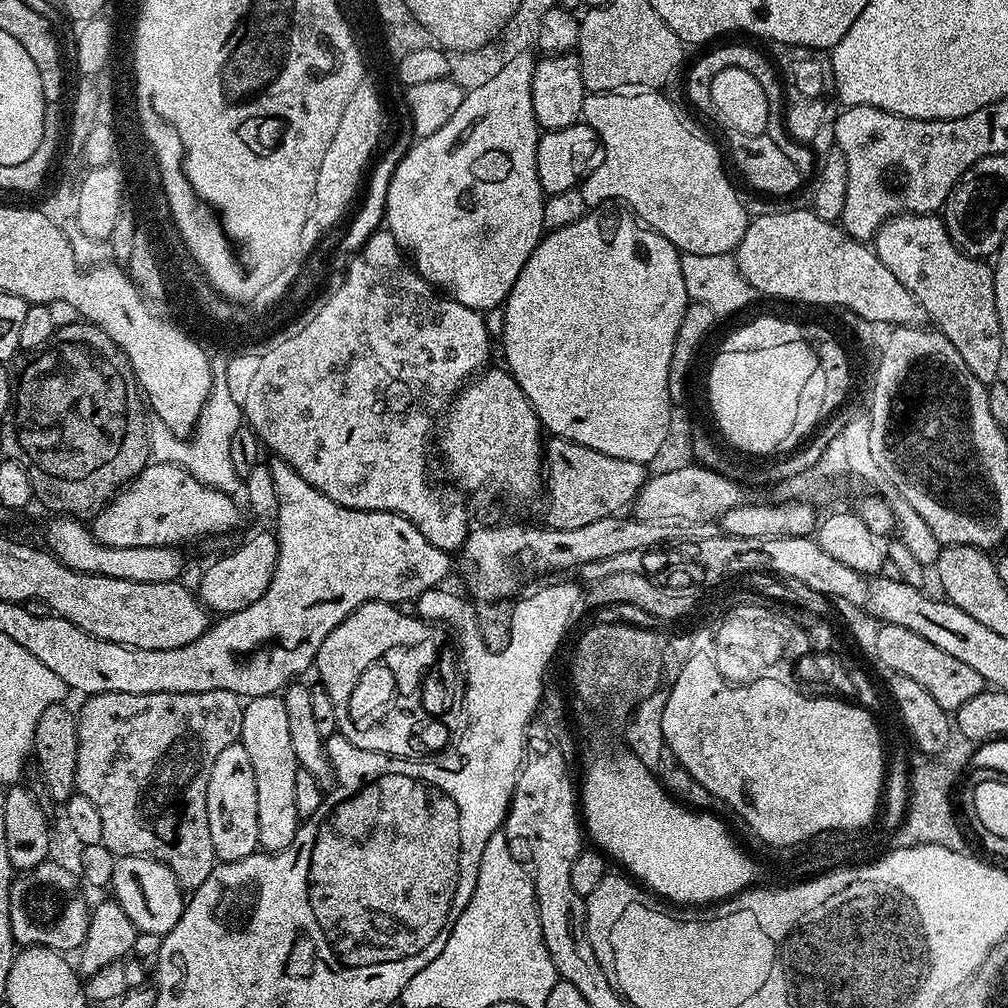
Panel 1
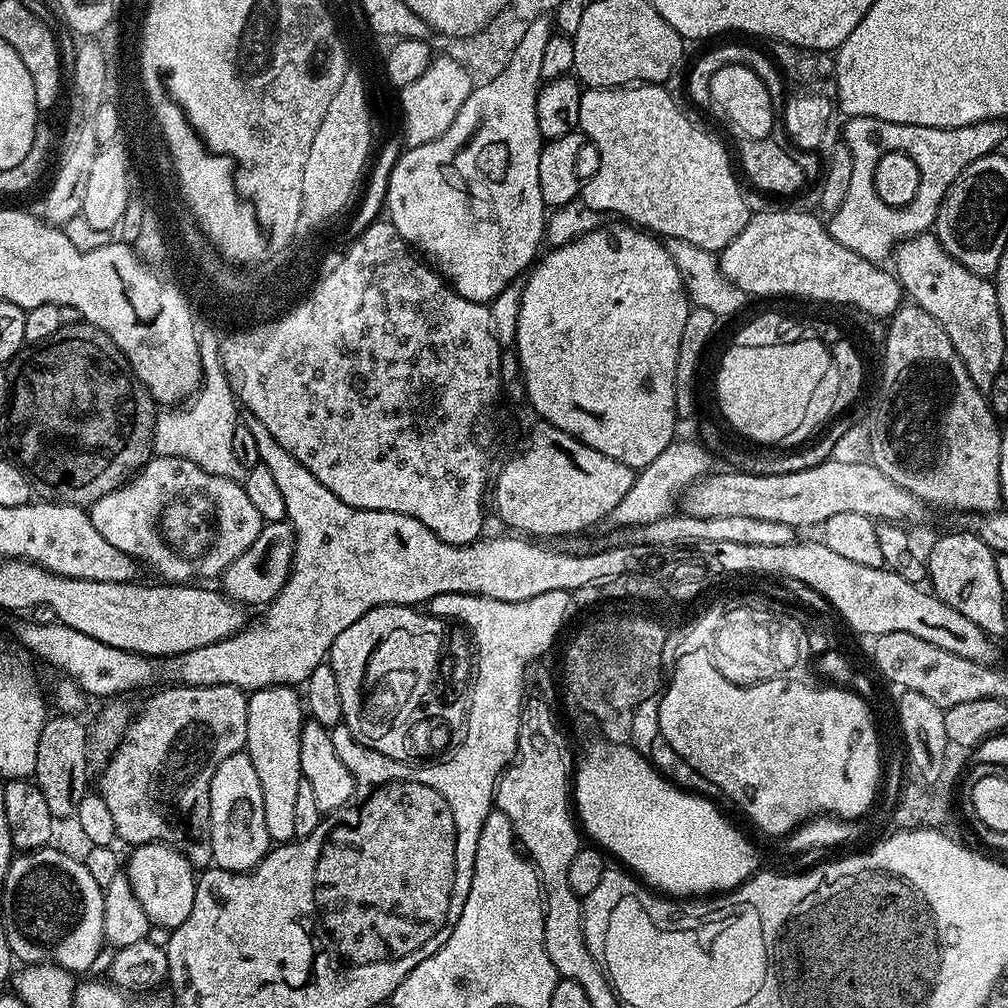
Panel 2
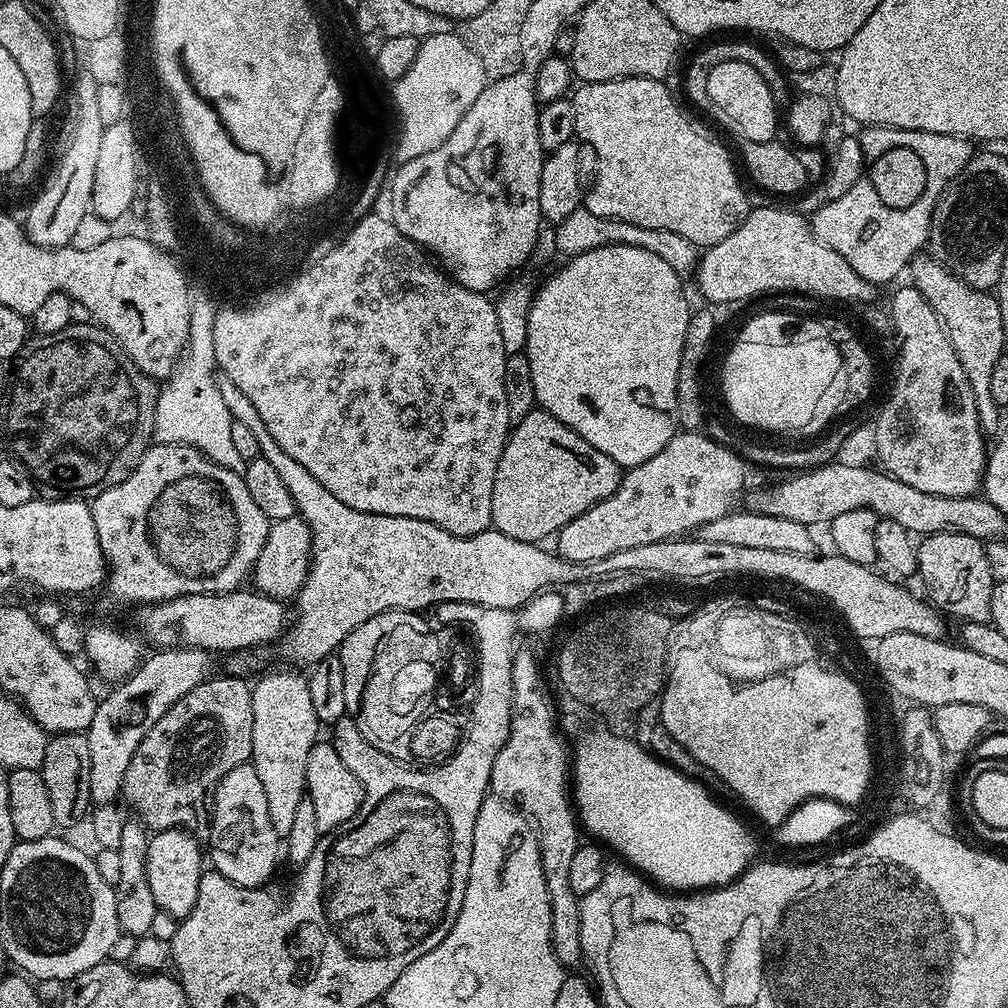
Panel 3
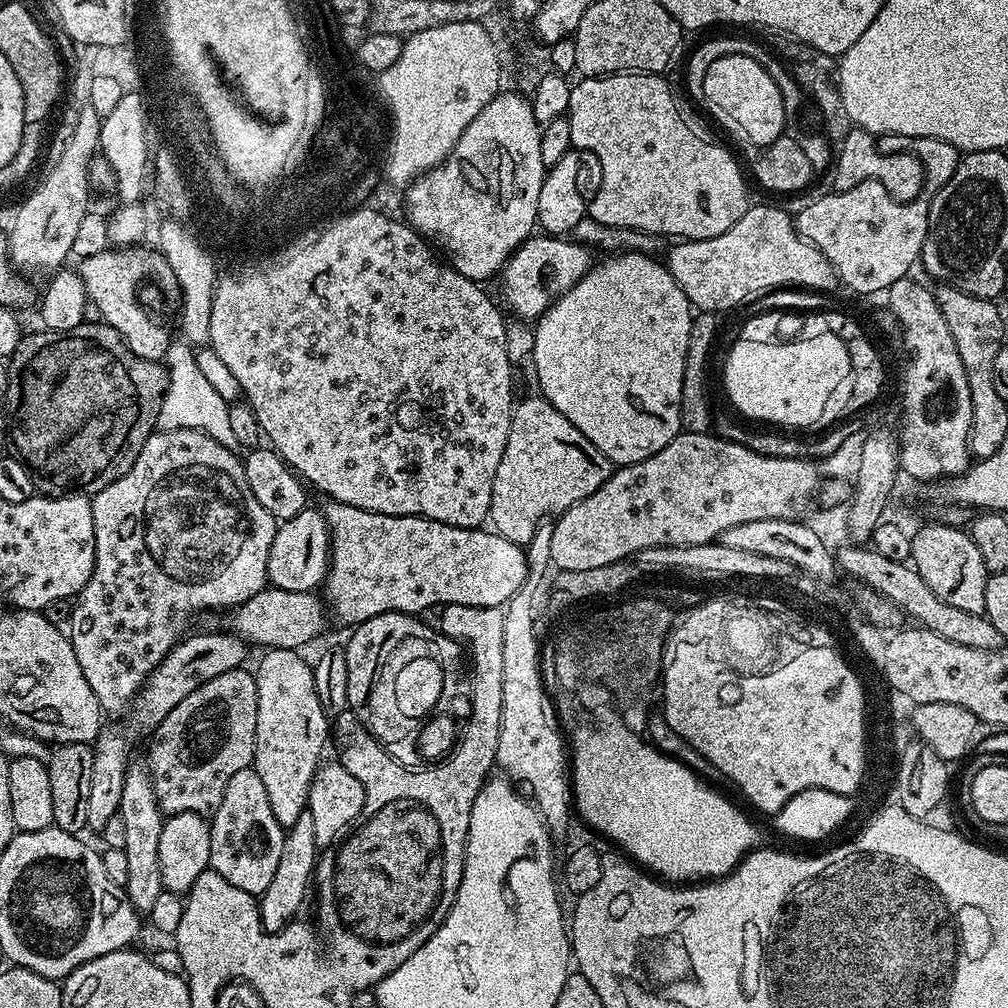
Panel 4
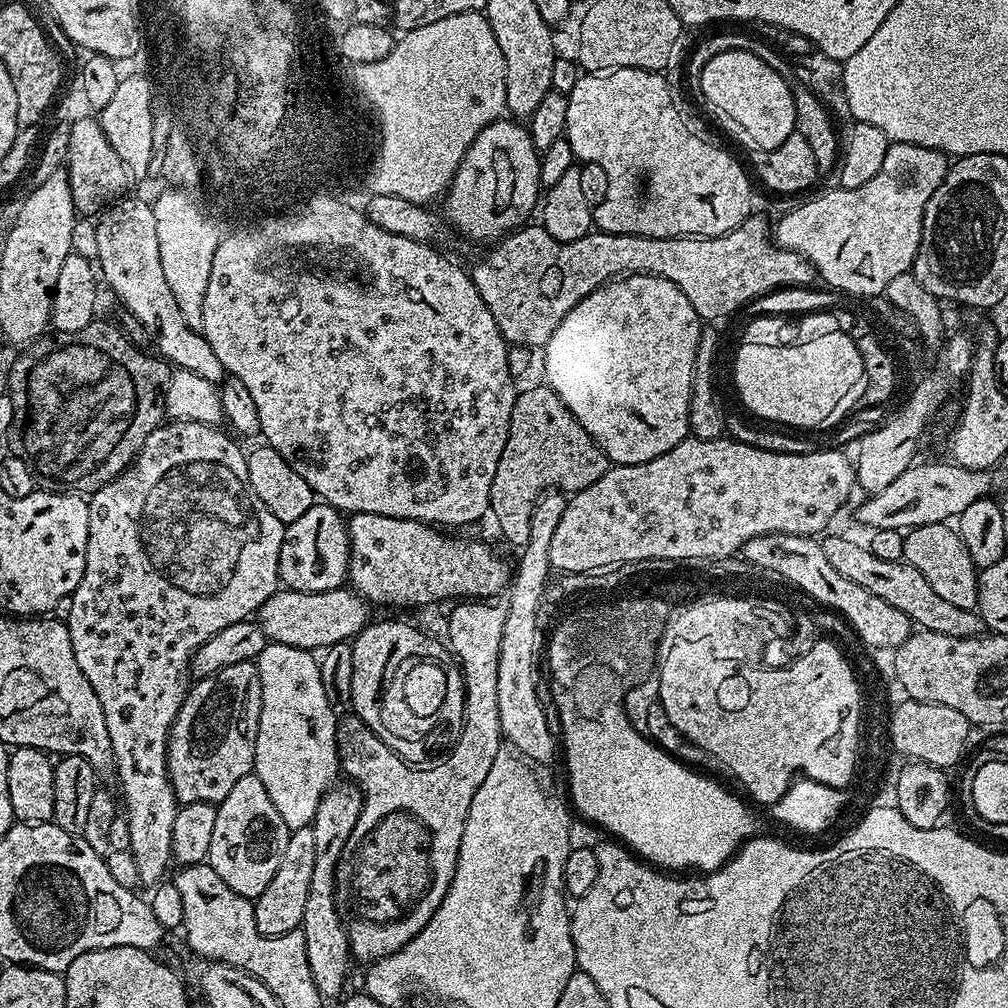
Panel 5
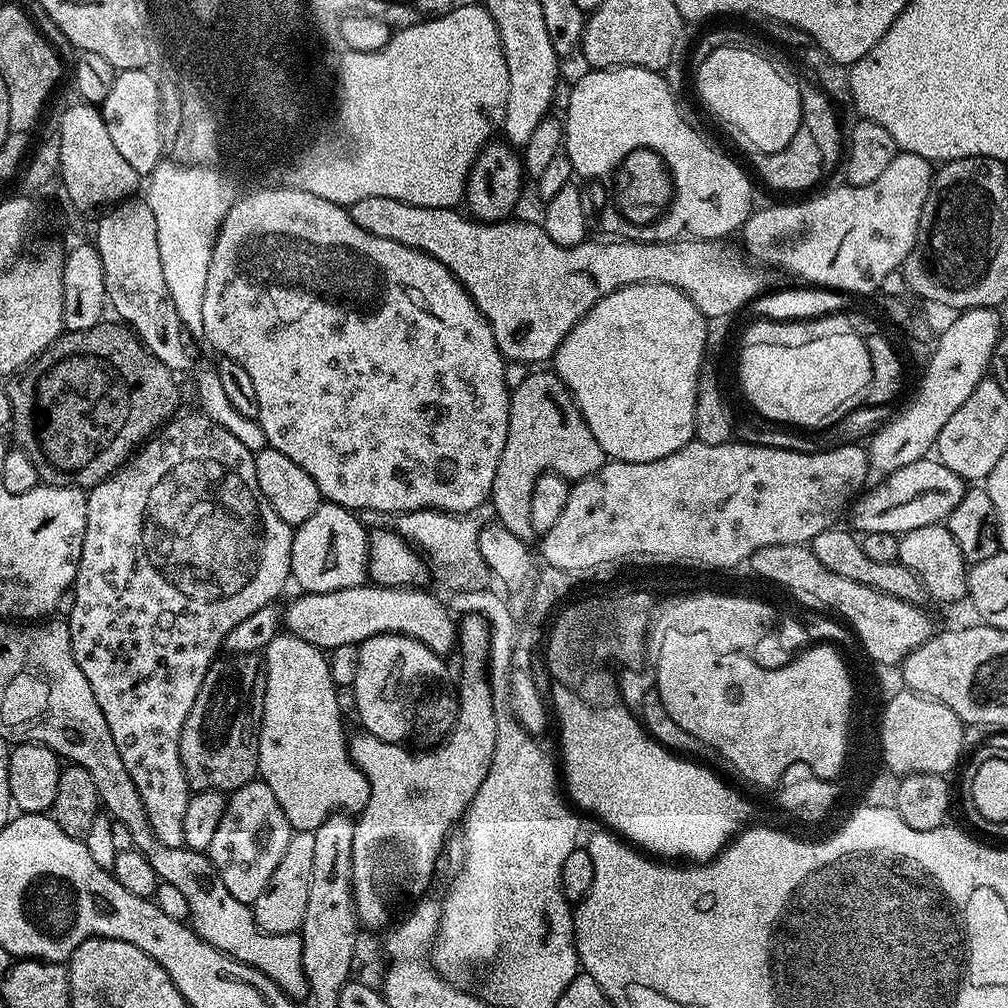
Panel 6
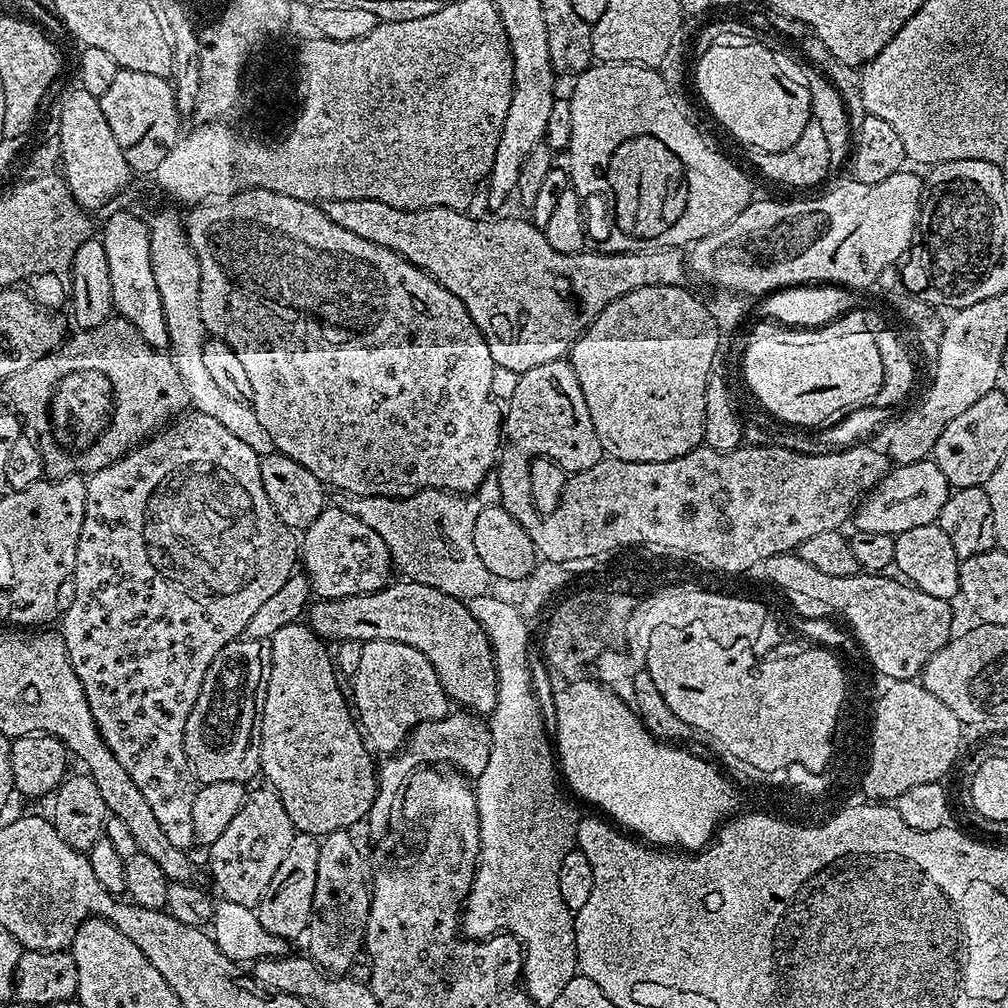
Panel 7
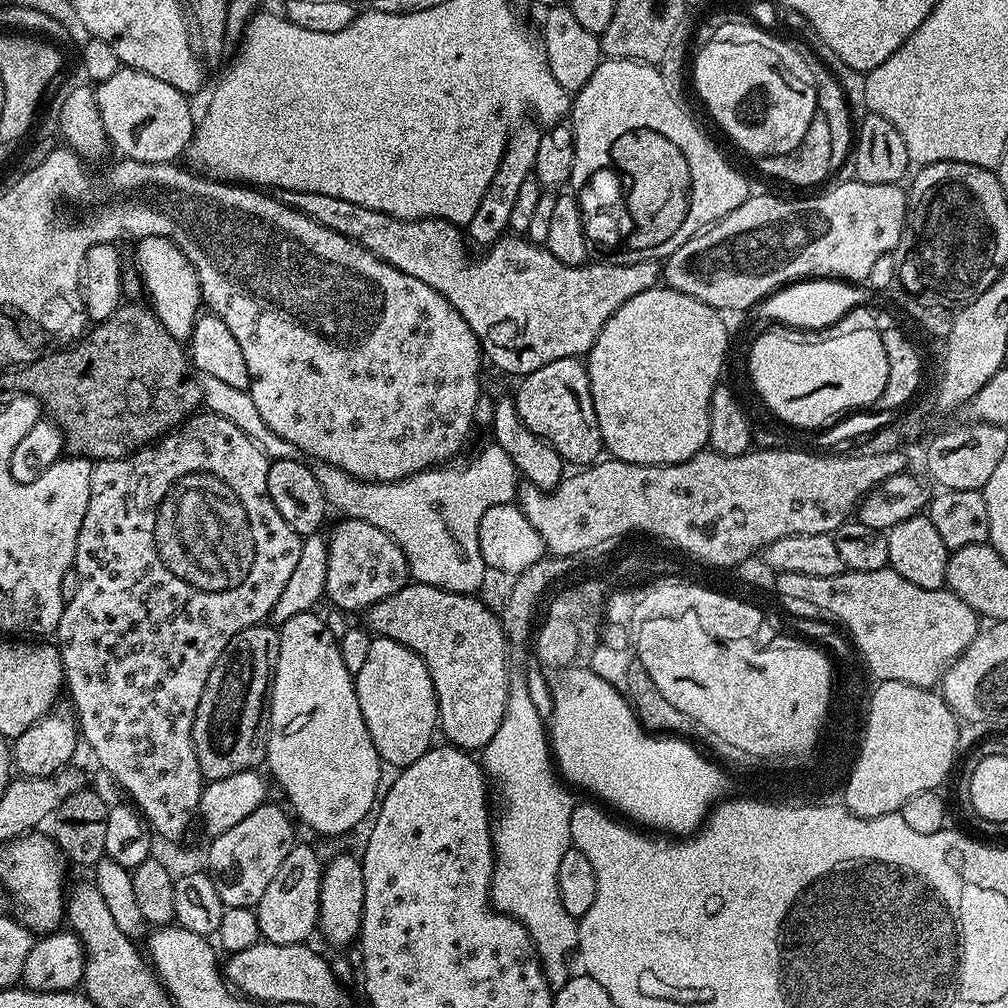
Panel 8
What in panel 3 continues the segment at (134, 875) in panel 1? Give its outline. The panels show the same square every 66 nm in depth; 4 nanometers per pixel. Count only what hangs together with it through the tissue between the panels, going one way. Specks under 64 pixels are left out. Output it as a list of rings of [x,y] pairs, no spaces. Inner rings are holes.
[[[171,828],[161,832],[152,832],[148,837],[146,850],[146,882],[150,882],[150,894],[154,894],[154,902],[159,911],[170,914],[175,920],[181,921],[194,910],[194,902],[198,902],[198,882],[205,871],[206,864],[200,861],[201,841],[183,828]]]

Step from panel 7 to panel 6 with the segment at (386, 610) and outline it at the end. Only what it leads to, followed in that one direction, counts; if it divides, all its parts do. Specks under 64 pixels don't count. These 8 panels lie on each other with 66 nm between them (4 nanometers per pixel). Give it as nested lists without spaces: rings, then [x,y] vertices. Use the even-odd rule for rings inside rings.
[[[365,582],[363,584],[359,584],[358,586],[354,586],[353,588],[343,588],[342,590],[334,590],[333,592],[304,592],[300,594],[300,597],[297,600],[292,600],[282,612],[282,624],[285,629],[291,635],[297,636],[298,638],[302,638],[306,642],[310,642],[313,644],[315,648],[321,650],[331,650],[337,648],[338,646],[350,646],[351,644],[359,645],[366,638],[374,638],[378,634],[386,634],[390,632],[392,634],[400,635],[400,636],[408,636],[412,640],[420,640],[421,643],[425,644],[430,650],[439,653],[439,654],[448,654],[446,652],[450,651],[452,648],[455,649],[458,644],[458,624],[454,619],[453,613],[450,611],[449,605],[447,603],[444,604],[439,600],[438,597],[435,596],[432,592],[423,592],[425,589],[420,586],[413,586],[410,588],[381,588],[378,584],[373,584],[371,582]]]

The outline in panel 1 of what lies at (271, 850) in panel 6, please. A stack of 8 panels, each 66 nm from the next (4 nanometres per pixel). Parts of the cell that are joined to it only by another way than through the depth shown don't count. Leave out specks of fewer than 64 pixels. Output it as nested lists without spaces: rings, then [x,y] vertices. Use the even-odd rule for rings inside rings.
[[[231,744],[218,754],[210,770],[210,782],[206,782],[206,814],[210,818],[210,838],[214,838],[217,861],[241,860],[260,848],[258,786],[254,783],[254,765],[244,744]]]

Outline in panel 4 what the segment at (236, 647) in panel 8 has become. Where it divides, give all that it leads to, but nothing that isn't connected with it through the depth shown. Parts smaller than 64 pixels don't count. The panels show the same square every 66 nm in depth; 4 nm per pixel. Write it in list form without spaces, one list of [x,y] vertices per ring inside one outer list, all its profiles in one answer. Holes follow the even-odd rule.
[[[241,666],[226,670],[226,674],[210,678],[210,682],[202,682],[202,686],[186,694],[151,733],[147,741],[146,767],[165,817],[215,810],[222,802],[222,794],[226,794],[226,782],[230,782],[238,770],[253,767],[258,730],[258,686],[255,675],[246,669]]]

